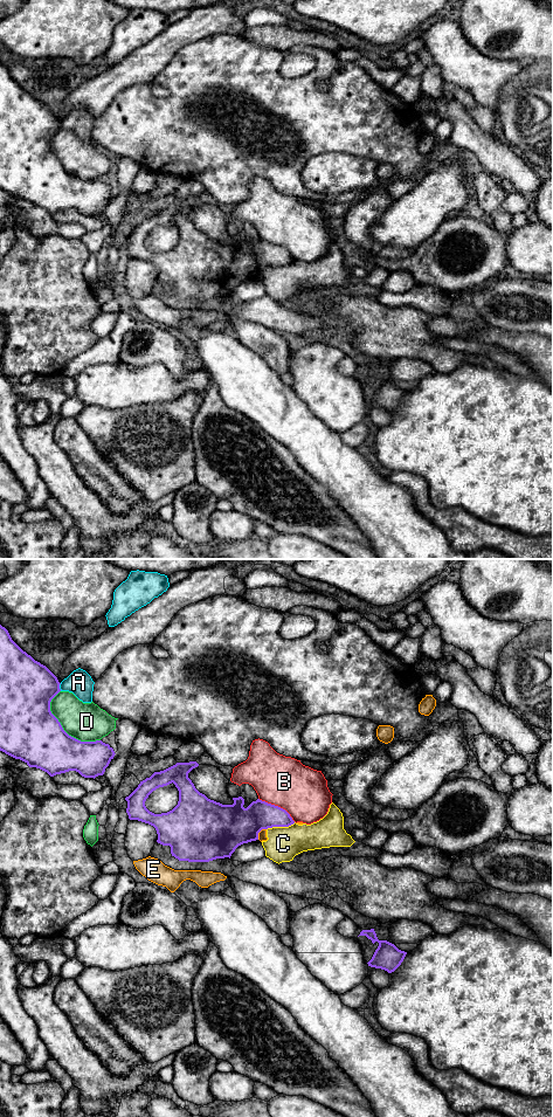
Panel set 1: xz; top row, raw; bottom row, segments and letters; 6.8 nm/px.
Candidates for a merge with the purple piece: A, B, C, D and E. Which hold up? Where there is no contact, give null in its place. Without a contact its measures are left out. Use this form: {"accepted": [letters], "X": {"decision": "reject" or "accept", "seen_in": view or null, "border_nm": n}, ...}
{"accepted": [], "A": {"decision": "reject", "seen_in": "xz", "border_nm": 60}, "B": {"decision": "reject", "seen_in": "xz", "border_nm": 300}, "C": {"decision": "reject", "seen_in": "xz", "border_nm": 200}, "D": {"decision": "reject", "seen_in": "xz", "border_nm": 440}, "E": {"decision": "reject", "seen_in": "xz", "border_nm": 100}}

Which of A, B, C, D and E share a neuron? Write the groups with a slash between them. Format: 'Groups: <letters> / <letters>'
Groups: A / B / C E / D

